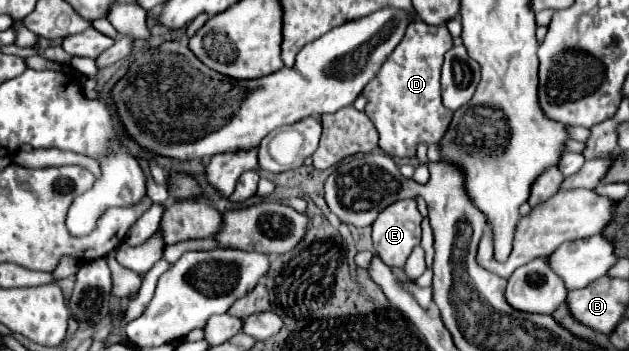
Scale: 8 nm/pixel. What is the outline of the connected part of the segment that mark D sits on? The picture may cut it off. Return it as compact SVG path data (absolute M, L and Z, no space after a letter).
M414 21L408 25L404 39L398 43L398 47L388 55L386 63L382 65L382 69L378 71L378 75L364 87L362 95L366 97L366 117L374 123L378 135L380 135L380 149L390 155L390 157L414 157L416 155L416 147L420 143L438 143L450 121L452 121L452 111L448 111L442 105L440 99L440 67L442 67L442 59L444 53L452 47L452 37L448 33L448 29L444 25L428 25L424 21Z

